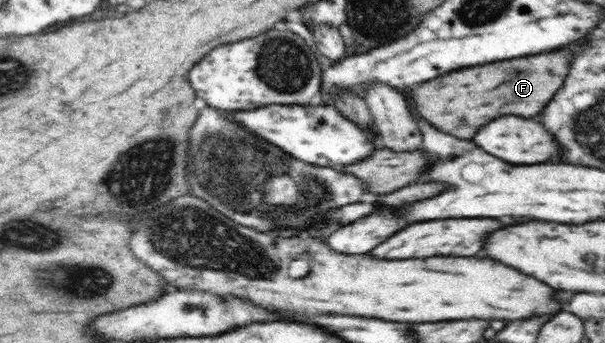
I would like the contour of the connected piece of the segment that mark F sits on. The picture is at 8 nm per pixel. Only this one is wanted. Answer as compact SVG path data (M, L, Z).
M577 41L553 53L529 55L521 59L497 61L451 71L449 75L441 75L427 83L423 82L419 89L413 87L415 93L404 97L407 101L413 99L417 113L439 131L445 131L459 139L473 139L483 125L501 115L519 115L519 117L539 115L553 99L553 95L563 87L573 55L579 49L581 43Z

